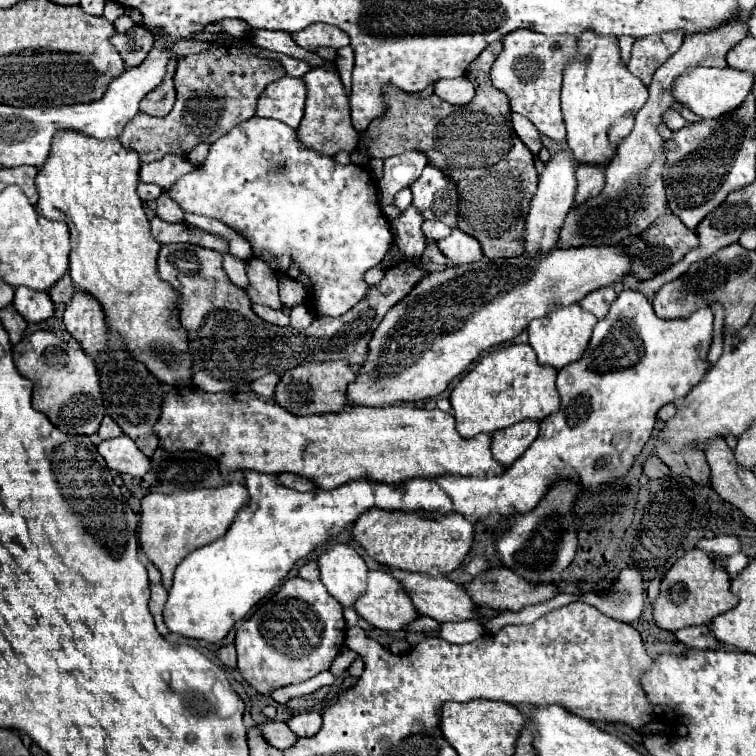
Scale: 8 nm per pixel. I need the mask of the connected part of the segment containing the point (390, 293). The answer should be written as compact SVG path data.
M164 244L158 254L158 274L182 294L180 322L188 330L190 338L194 386L204 392L224 392L238 390L238 386L246 386L268 372L286 372L304 362L344 360L350 366L362 366L368 356L368 342L374 330L386 312L400 302L420 278L426 276L426 270L412 262L398 262L388 268L382 282L368 288L364 300L360 300L344 316L316 316L304 330L272 326L258 318L250 308L252 302L246 292L228 280L222 268L222 254L216 250L194 244L188 244L188 248L186 244Z

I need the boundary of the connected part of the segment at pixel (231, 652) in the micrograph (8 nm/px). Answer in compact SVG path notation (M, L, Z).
M224 644L218 650L218 660L228 668L236 668L236 648L234 648L234 644Z

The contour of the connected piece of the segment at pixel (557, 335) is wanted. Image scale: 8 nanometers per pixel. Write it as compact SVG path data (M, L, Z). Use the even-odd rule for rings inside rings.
M578 304L556 308L548 316L540 320L532 320L528 326L528 336L530 336L530 346L534 348L538 356L538 364L542 366L552 366L554 370L564 368L566 364L572 364L584 356L584 350L588 348L592 328L598 320L592 318L590 312L584 312Z

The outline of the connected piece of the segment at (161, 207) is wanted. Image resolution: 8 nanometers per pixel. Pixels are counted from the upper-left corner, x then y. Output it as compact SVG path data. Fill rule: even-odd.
M166 192L160 194L160 198L156 200L156 204L158 204L156 216L160 216L162 220L168 220L168 222L182 222L184 220L182 208Z

